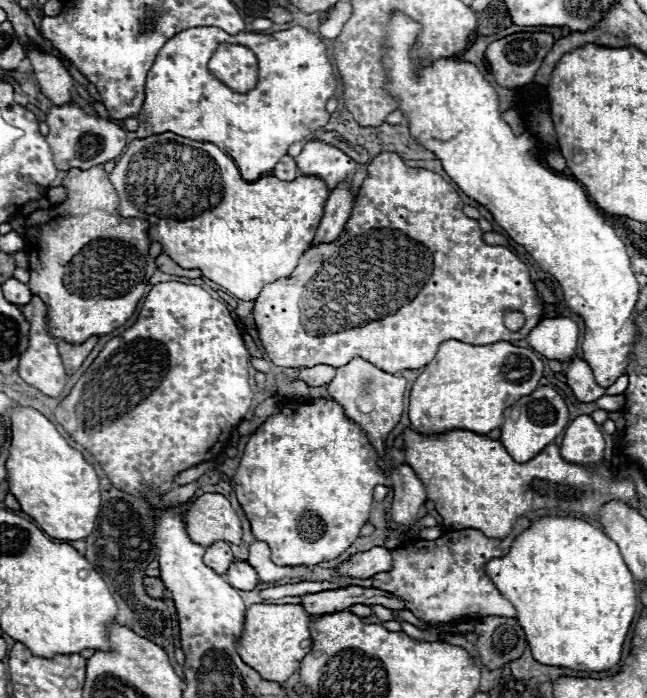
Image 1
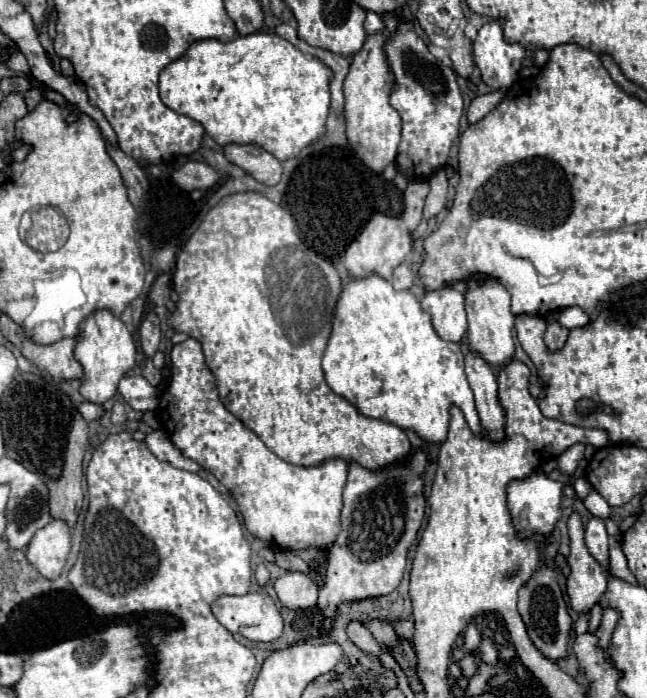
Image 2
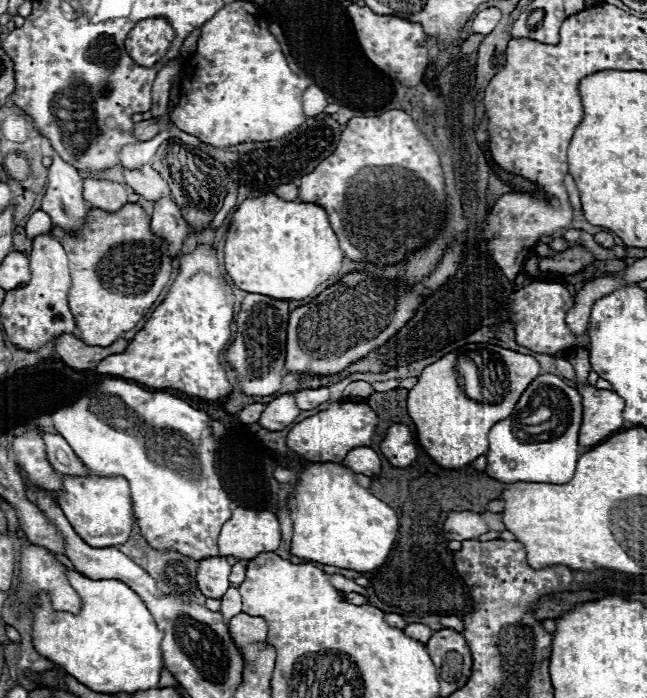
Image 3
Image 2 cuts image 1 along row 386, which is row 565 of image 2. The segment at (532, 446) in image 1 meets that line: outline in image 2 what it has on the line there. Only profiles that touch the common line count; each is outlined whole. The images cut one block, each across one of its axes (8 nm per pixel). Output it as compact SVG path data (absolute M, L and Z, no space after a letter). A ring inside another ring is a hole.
M540 562L536 572L530 576L530 580L520 588L520 600L518 600L518 612L526 624L528 636L532 644L546 656L548 660L562 660L568 656L568 642L572 632L572 616L568 612L566 596L558 584L558 574L548 566L548 562Z

